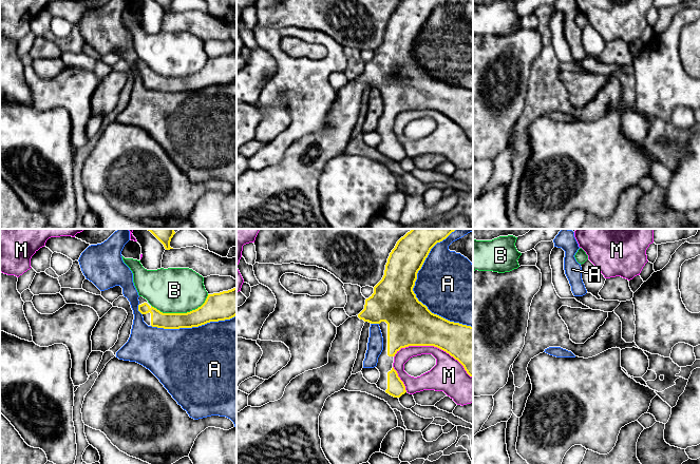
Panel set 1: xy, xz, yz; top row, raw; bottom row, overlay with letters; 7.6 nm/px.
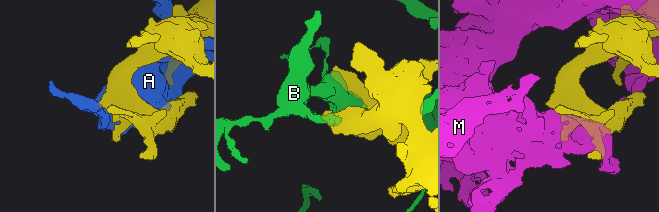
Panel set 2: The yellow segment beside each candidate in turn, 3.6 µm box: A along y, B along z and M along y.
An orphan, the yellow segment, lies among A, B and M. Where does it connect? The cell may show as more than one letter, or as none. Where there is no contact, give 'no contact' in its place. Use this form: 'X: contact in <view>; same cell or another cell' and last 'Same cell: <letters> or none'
A: contact in xz; another cell
B: contact in xy; another cell
M: contact in xz; another cell
Same cell: none

